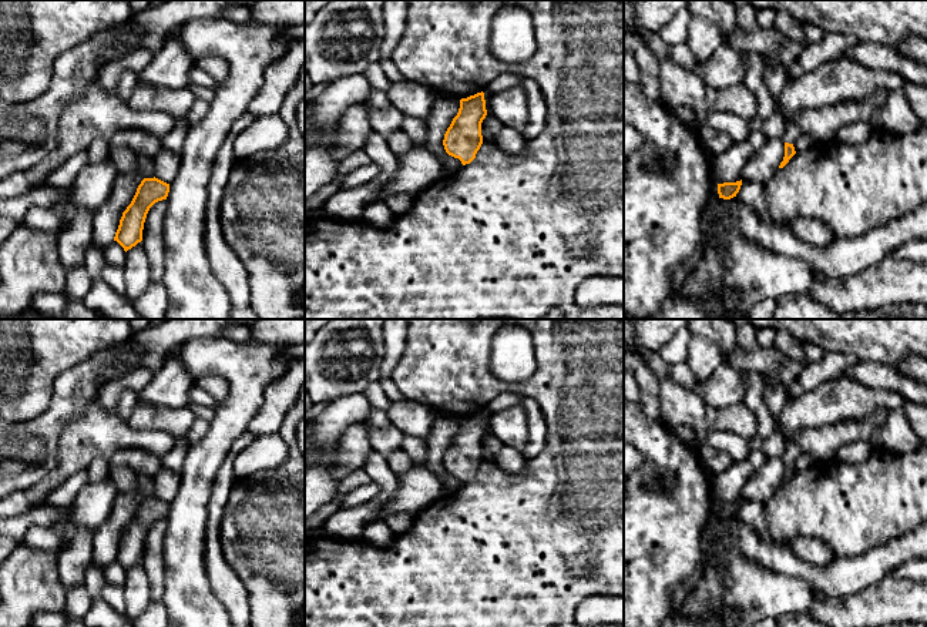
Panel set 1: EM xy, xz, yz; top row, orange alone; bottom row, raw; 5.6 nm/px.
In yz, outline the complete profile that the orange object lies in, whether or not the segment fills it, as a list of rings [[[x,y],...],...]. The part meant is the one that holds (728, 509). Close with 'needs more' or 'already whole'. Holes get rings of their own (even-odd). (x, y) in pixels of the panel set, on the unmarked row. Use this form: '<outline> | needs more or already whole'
[[[742,499],[736,500],[736,502],[718,503],[719,517],[730,519],[730,517],[736,516],[736,513],[740,509],[740,504],[742,504]]] | already whole

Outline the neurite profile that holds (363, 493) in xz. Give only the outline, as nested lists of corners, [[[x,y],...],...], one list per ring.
[[[370,482],[367,484],[362,484],[353,489],[350,493],[346,494],[340,509],[349,509],[360,506],[372,499],[375,499],[380,493],[380,486],[376,482]]]

